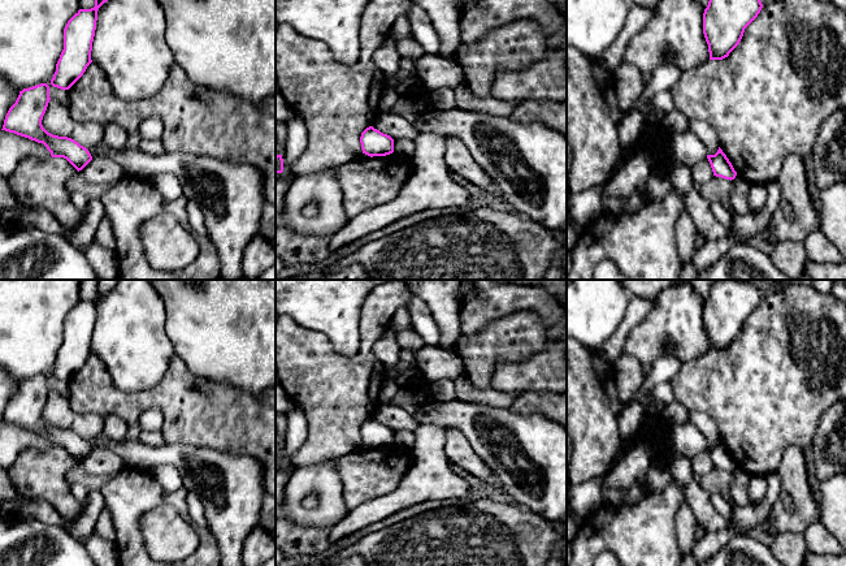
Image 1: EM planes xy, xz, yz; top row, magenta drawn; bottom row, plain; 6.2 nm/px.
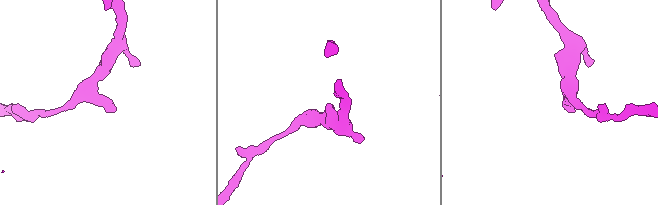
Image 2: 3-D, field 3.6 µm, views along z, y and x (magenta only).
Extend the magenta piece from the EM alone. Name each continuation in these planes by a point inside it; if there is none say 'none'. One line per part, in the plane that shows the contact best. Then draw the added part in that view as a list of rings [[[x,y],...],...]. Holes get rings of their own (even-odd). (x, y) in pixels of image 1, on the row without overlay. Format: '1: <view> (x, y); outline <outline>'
none

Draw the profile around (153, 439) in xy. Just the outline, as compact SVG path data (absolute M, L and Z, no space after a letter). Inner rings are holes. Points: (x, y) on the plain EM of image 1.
M142 431L139 441L151 448L157 448L166 444L162 431Z

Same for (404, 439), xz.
M408 429L394 431L394 444L399 448L411 450L415 444L413 432L408 431Z

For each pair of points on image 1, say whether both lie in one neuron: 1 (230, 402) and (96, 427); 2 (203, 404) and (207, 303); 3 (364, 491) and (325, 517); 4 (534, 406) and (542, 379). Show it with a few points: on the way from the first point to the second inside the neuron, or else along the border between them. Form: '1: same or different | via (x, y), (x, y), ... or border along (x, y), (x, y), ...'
1: different | border along (73, 410), (98, 414), (103, 418)
2: different | border along (181, 359), (202, 377), (233, 388)
3: different | border along (337, 472), (342, 483), (342, 498), (348, 510)
4: different | border along (552, 390), (525, 390), (521, 393)

